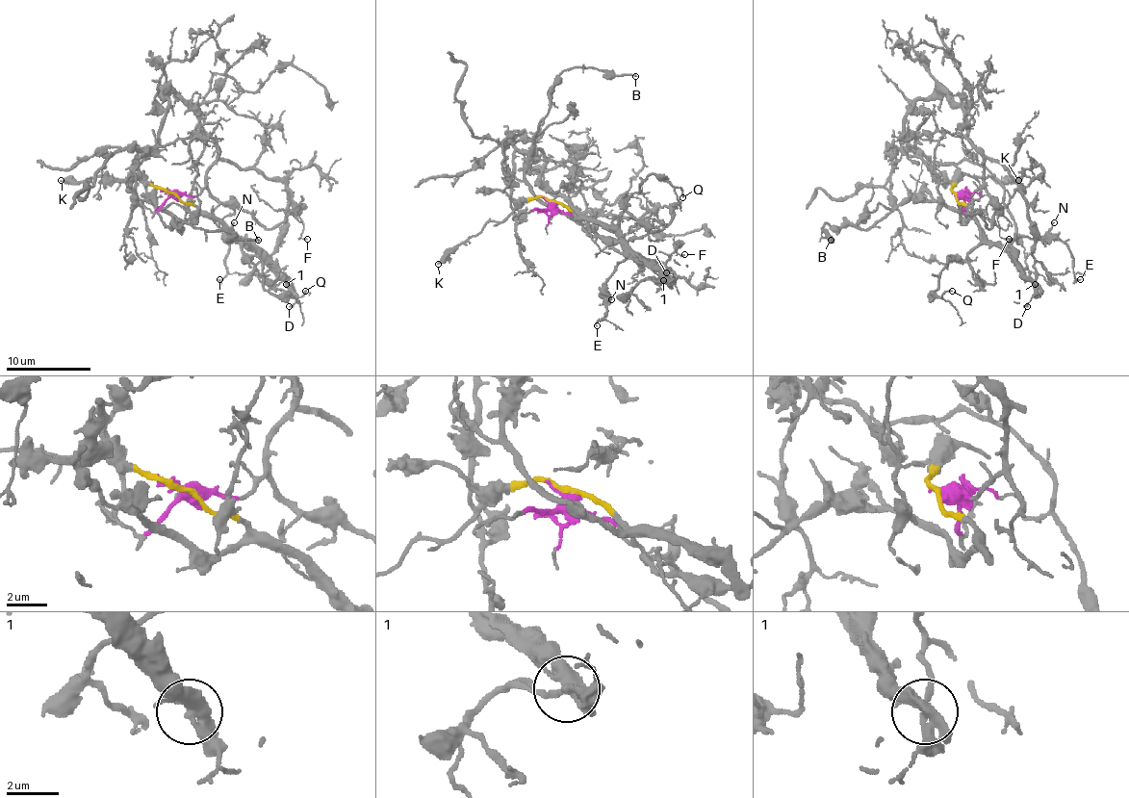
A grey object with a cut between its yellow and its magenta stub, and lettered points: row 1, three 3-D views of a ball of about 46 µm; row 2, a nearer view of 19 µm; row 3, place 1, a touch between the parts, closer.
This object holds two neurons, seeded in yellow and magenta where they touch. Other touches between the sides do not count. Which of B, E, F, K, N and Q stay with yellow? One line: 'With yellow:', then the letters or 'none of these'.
With yellow: B, E, K, N, Q

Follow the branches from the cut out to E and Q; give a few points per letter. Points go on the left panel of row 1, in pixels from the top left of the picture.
E: (172, 194), (210, 213), (240, 243), (246, 244), (246, 239), (229, 239), (227, 272), (218, 278)
Q: (172, 194), (210, 213), (240, 243), (248, 260), (257, 257), (263, 287), (273, 296), (298, 297), (305, 291)

